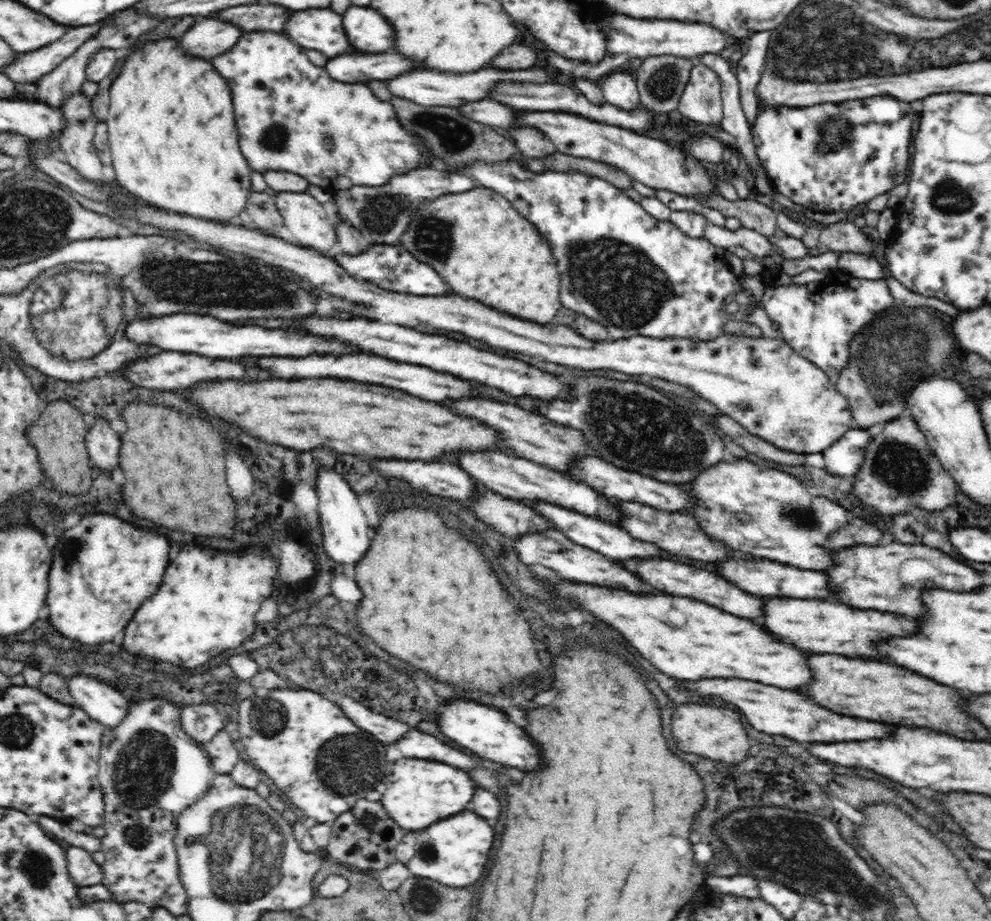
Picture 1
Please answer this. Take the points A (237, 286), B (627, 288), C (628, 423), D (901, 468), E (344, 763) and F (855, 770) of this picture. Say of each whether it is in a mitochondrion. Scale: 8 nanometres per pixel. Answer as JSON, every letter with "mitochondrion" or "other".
{"A":"mitochondrion","B":"mitochondrion","C":"mitochondrion","D":"mitochondrion","E":"mitochondrion","F":"other"}

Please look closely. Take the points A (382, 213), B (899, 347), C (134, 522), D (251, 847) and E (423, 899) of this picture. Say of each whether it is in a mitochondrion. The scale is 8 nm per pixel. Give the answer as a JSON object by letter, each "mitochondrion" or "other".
{"A":"mitochondrion","B":"mitochondrion","C":"other","D":"mitochondrion","E":"mitochondrion"}

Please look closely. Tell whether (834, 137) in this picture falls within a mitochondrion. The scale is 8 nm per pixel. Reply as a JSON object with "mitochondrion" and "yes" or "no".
{"mitochondrion":"yes"}

